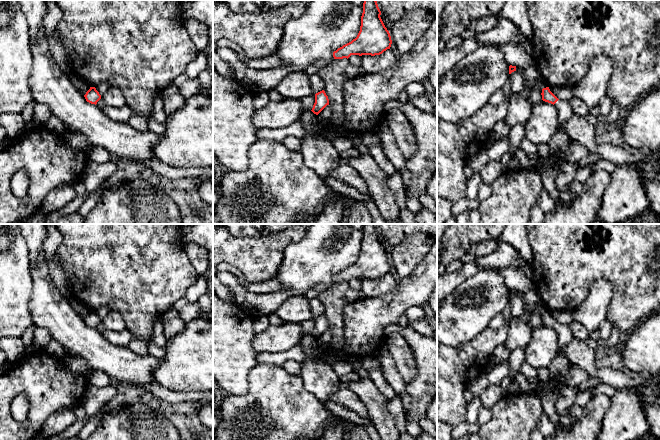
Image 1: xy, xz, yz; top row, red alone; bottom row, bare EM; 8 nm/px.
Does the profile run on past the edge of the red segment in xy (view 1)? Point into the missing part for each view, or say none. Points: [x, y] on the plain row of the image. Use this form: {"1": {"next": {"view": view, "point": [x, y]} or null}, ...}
{"1": {"next": null}}

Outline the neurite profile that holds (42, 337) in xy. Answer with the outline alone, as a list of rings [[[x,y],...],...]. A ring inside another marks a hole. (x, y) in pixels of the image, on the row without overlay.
[[[37,327],[34,333],[33,346],[37,350],[46,349],[47,345],[52,339],[53,338],[49,331],[44,328]]]

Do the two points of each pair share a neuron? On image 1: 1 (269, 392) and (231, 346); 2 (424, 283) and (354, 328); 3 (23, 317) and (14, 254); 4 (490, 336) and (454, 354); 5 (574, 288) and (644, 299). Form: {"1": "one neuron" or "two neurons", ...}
{"1": "two neurons", "2": "one neuron", "3": "one neuron", "4": "one neuron", "5": "one neuron"}

